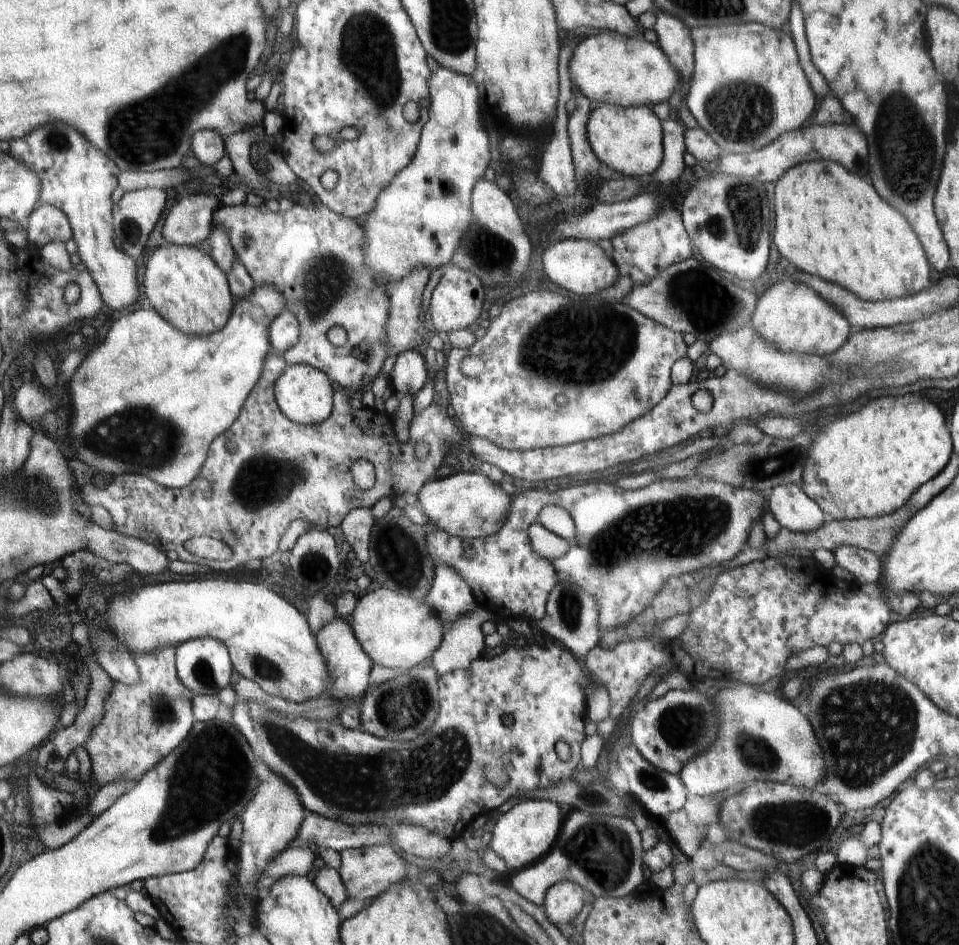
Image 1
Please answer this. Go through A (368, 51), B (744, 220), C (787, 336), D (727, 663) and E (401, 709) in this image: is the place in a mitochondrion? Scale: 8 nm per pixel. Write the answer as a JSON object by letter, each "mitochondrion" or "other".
{"A":"mitochondrion","B":"mitochondrion","C":"other","D":"other","E":"mitochondrion"}

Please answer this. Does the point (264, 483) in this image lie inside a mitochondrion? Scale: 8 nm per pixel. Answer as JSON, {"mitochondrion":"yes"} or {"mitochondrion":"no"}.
{"mitochondrion":"yes"}

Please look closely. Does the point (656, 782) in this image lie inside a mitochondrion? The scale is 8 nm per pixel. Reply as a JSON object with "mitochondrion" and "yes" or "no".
{"mitochondrion":"yes"}

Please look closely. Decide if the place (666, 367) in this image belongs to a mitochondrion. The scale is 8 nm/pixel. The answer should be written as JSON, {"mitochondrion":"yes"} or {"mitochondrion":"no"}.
{"mitochondrion":"no"}

